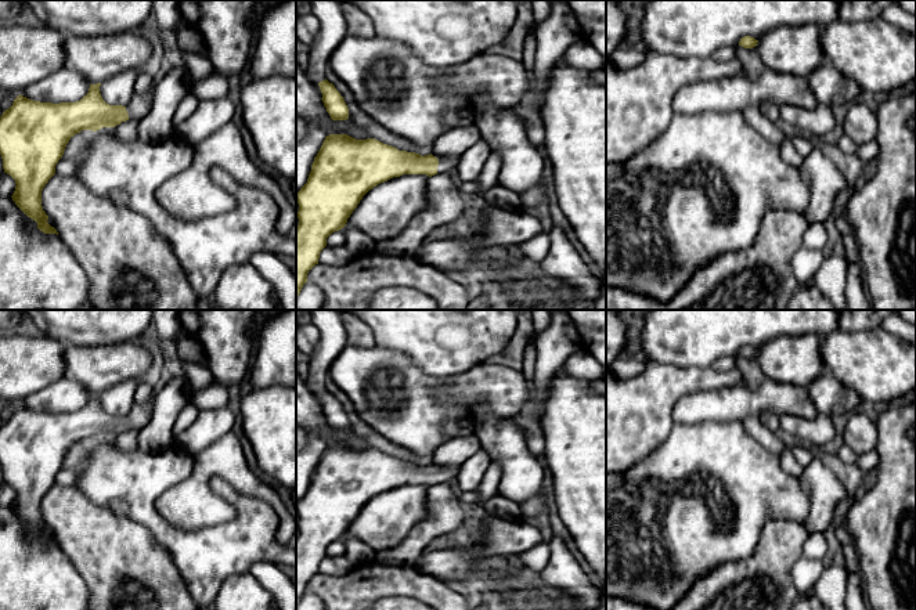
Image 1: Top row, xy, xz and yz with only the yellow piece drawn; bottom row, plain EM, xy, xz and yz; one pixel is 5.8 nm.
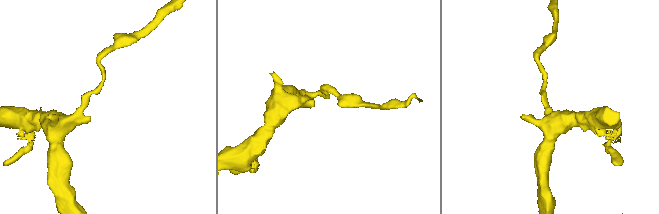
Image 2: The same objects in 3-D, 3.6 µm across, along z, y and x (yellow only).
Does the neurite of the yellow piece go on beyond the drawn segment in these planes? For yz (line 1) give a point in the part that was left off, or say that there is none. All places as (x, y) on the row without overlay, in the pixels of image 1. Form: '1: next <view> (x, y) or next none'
1: next none

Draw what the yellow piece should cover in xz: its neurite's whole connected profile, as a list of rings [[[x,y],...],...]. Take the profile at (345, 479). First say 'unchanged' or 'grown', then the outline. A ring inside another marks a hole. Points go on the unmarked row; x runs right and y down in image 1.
grown; [[[347,444],[325,447],[309,484],[307,492],[296,503],[299,513],[299,535],[296,537],[296,609],[307,592],[309,581],[318,574],[320,563],[327,556],[327,548],[342,539],[363,506],[381,492],[403,484],[451,483],[458,468],[437,469],[430,465],[399,461],[375,448],[356,450]]]

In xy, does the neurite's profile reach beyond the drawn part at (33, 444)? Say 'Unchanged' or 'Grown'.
Grown

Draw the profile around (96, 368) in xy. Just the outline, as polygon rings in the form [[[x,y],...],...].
[[[138,340],[119,344],[65,346],[65,375],[91,394],[126,382],[140,380],[152,367],[152,357]]]

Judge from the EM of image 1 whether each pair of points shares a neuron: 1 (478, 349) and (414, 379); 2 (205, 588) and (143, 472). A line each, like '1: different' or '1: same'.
1: different
2: same

